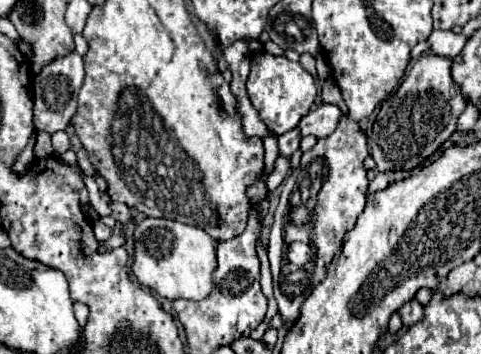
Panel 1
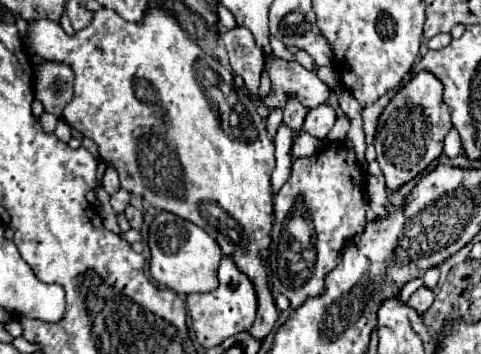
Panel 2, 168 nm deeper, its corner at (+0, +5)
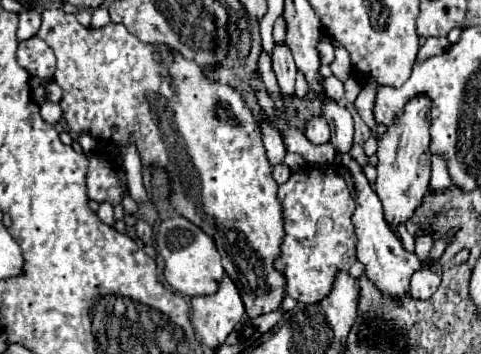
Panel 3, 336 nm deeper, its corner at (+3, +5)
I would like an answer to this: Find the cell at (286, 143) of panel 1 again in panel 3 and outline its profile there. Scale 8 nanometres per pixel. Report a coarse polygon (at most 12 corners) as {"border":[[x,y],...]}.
{"border":[[287,44],[273,48],[273,70],[283,96],[293,96],[297,66]]}

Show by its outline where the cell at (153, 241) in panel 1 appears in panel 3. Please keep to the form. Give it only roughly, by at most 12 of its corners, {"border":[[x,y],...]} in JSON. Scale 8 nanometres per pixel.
{"border":[[183,216],[155,244],[173,290],[217,292],[225,270],[213,238]]}

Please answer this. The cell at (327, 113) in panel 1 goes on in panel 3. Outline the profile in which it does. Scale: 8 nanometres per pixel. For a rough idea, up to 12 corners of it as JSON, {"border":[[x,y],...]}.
{"border":[[321,116],[307,122],[305,136],[313,144],[329,142],[329,126]]}

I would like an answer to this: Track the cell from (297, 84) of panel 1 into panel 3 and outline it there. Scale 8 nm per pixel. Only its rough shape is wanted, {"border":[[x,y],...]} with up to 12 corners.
{"border":[[335,76],[327,78],[323,88],[329,98],[345,100],[343,82]]}

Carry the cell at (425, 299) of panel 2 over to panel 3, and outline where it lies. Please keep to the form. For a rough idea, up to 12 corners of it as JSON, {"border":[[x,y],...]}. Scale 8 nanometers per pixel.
{"border":[[431,268],[413,274],[409,294],[427,300],[441,284]]}

